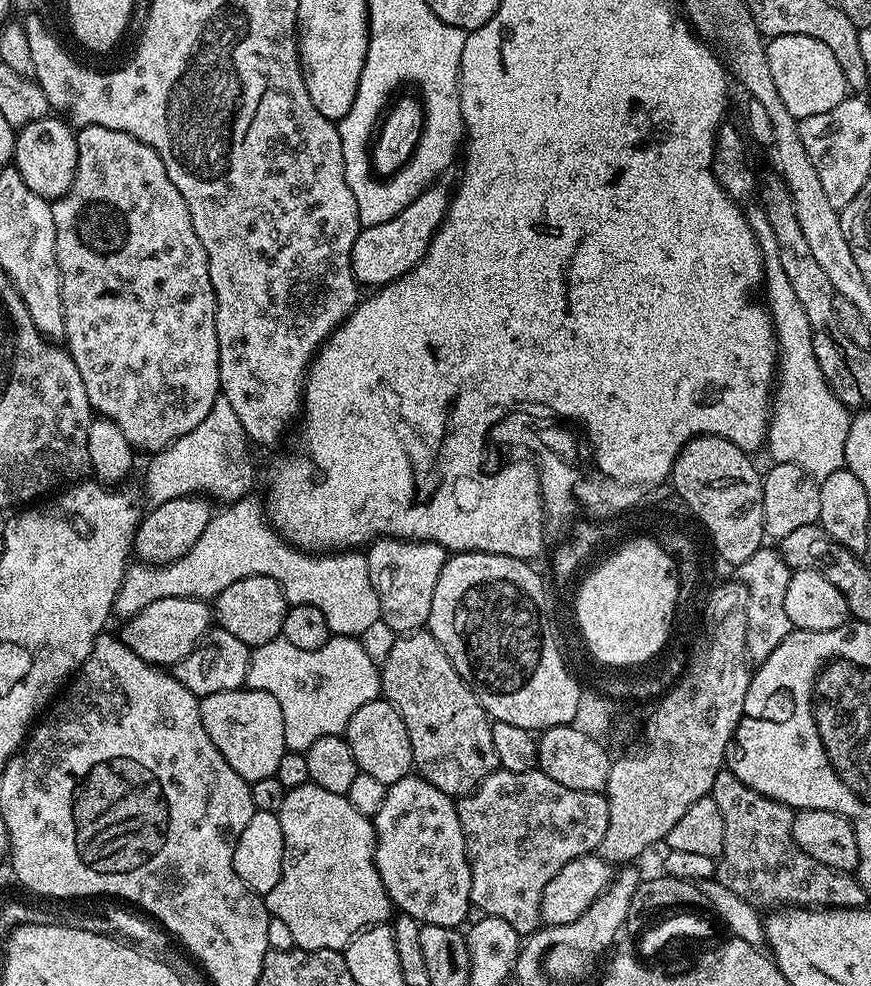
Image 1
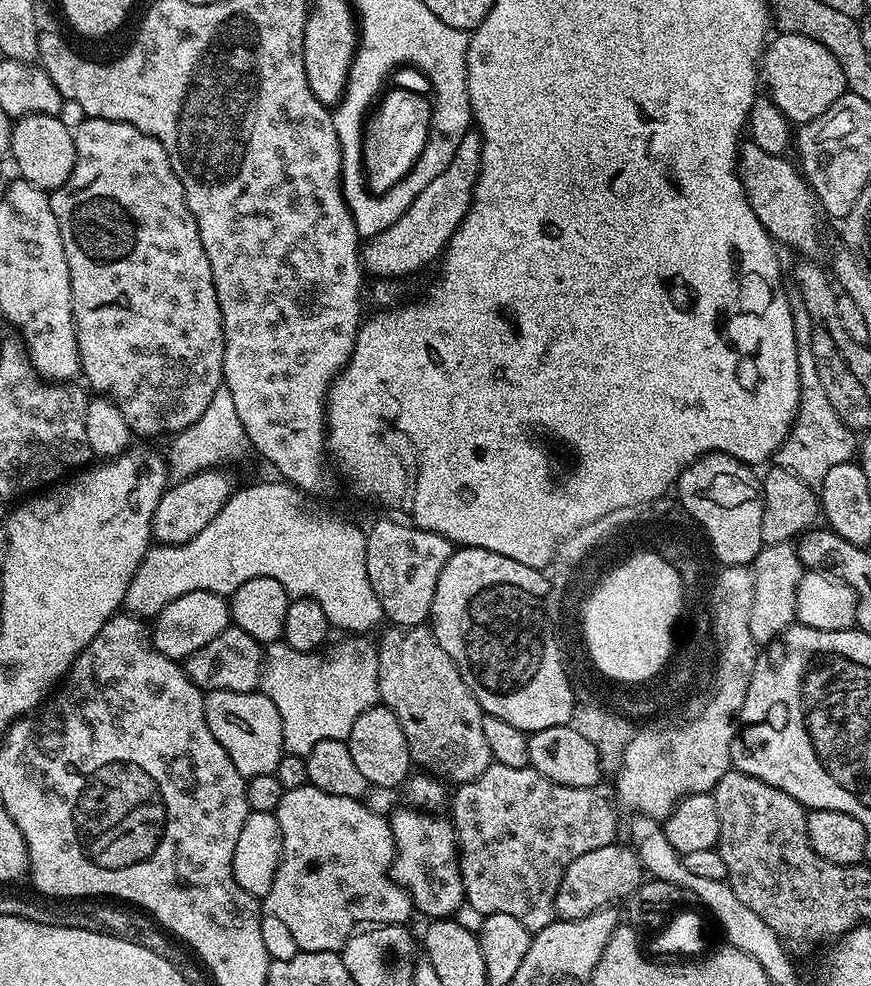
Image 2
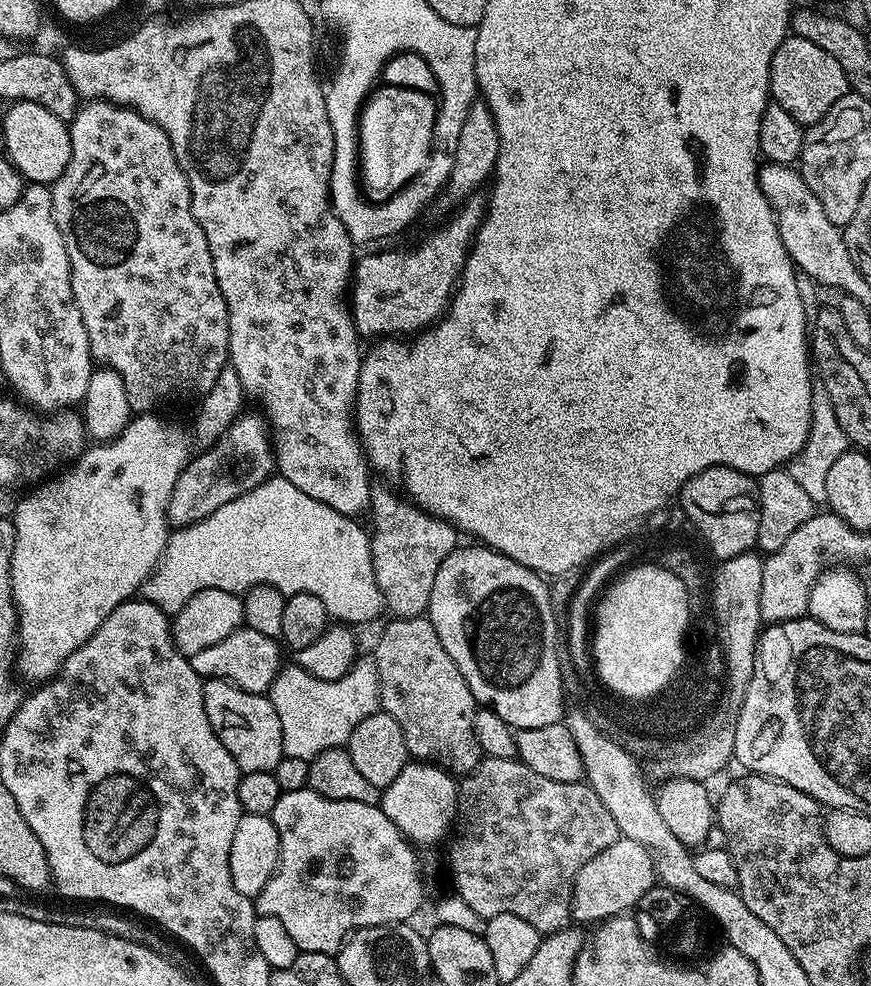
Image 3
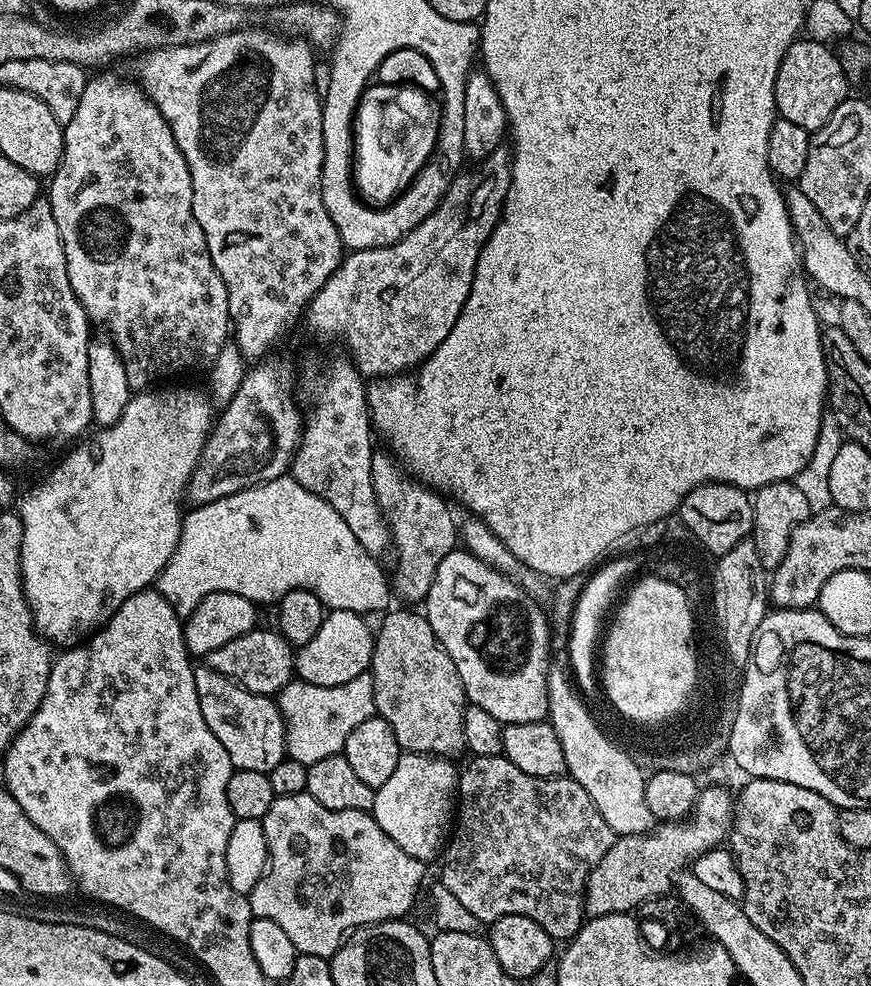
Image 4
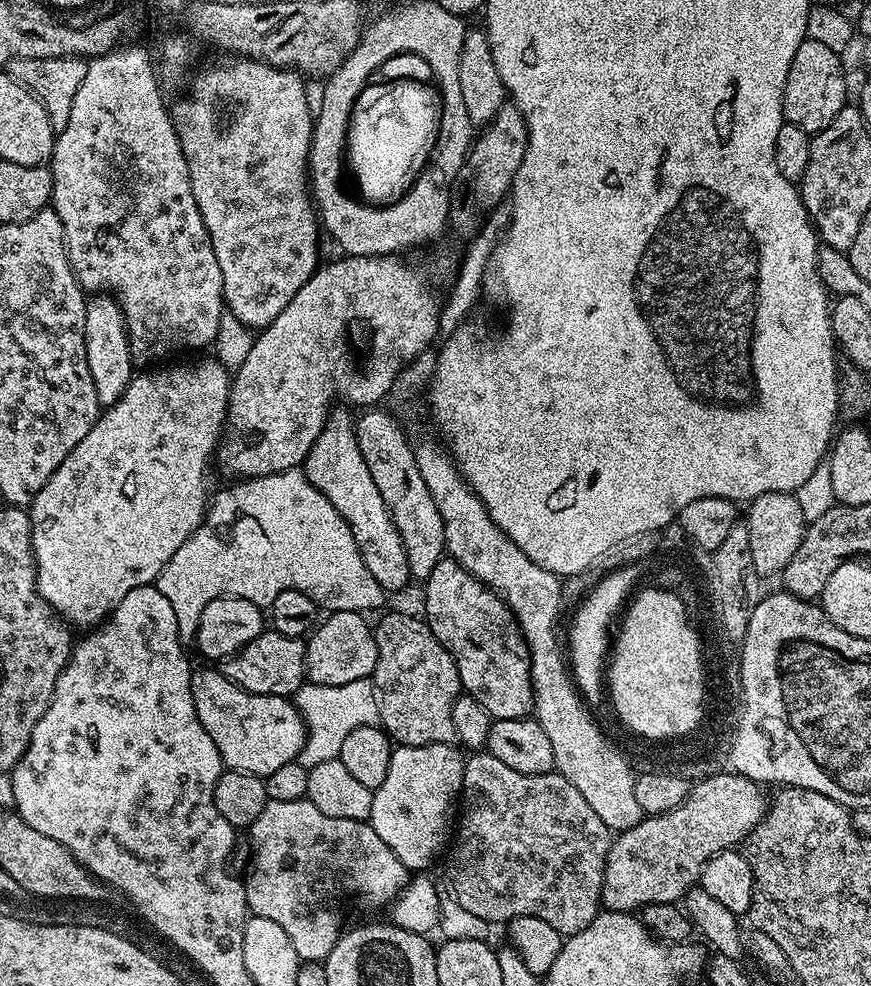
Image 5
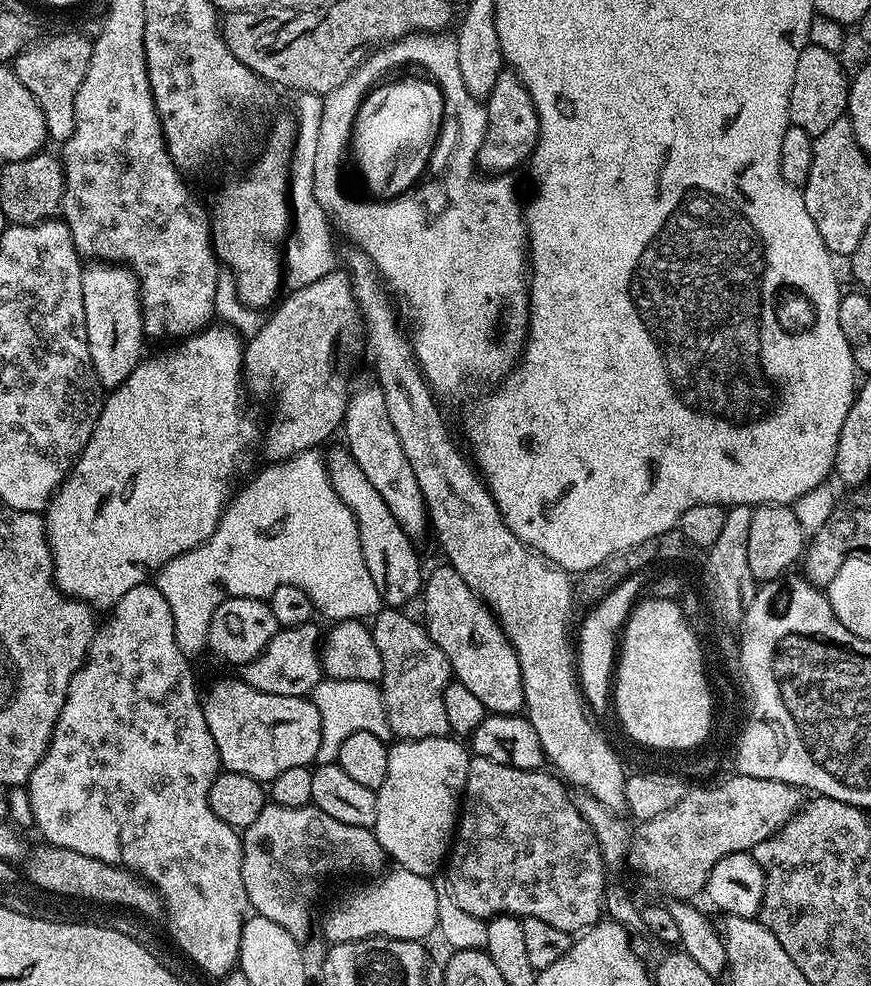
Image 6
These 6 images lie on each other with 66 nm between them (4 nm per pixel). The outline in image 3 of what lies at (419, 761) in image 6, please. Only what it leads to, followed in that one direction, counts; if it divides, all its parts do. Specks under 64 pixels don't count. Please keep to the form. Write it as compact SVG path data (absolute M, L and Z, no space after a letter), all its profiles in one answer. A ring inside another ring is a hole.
M409 762L402 774L398 774L398 778L394 778L394 782L390 782L390 786L383 789L379 806L386 818L390 818L390 822L394 822L394 826L398 826L400 833L407 836L413 845L436 844L444 835L445 839L453 827L457 795L458 784L451 772L445 772L444 769L427 762Z

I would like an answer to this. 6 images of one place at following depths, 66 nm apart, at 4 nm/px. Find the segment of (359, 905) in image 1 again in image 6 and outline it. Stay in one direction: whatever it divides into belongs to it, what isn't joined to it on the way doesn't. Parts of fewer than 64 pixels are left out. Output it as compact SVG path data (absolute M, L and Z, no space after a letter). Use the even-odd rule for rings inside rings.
M265 803L262 814L258 814L258 818L254 818L254 822L243 829L242 839L242 886L246 886L249 909L257 916L276 922L299 942L306 941L312 932L312 907L320 896L320 887L327 876L340 876L343 872L376 874L386 864L384 851L373 829L346 826L346 822L338 822L338 818L330 818L330 814L314 806L291 808Z

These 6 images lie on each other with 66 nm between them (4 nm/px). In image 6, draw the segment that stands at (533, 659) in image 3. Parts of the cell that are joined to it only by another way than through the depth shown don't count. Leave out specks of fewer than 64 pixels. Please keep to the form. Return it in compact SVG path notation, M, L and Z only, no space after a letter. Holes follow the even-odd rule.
M450 566L436 568L427 573L422 584L422 601L424 600L423 623L428 629L428 637L446 654L448 665L452 667L453 677L462 686L467 686L482 702L482 706L492 714L511 716L524 708L524 687L522 686L522 670L518 666L518 654L514 646L506 638L500 621L492 613L491 608L476 595L466 582Z

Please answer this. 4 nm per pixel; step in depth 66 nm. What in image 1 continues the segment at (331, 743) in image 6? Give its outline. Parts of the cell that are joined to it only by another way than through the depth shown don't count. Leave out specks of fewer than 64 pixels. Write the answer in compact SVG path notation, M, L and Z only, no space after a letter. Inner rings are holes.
M329 635L326 646L318 650L298 650L298 646L277 638L253 647L251 654L247 687L278 698L289 752L305 753L318 738L344 736L350 718L366 702L381 699L380 668L362 650L357 637Z

